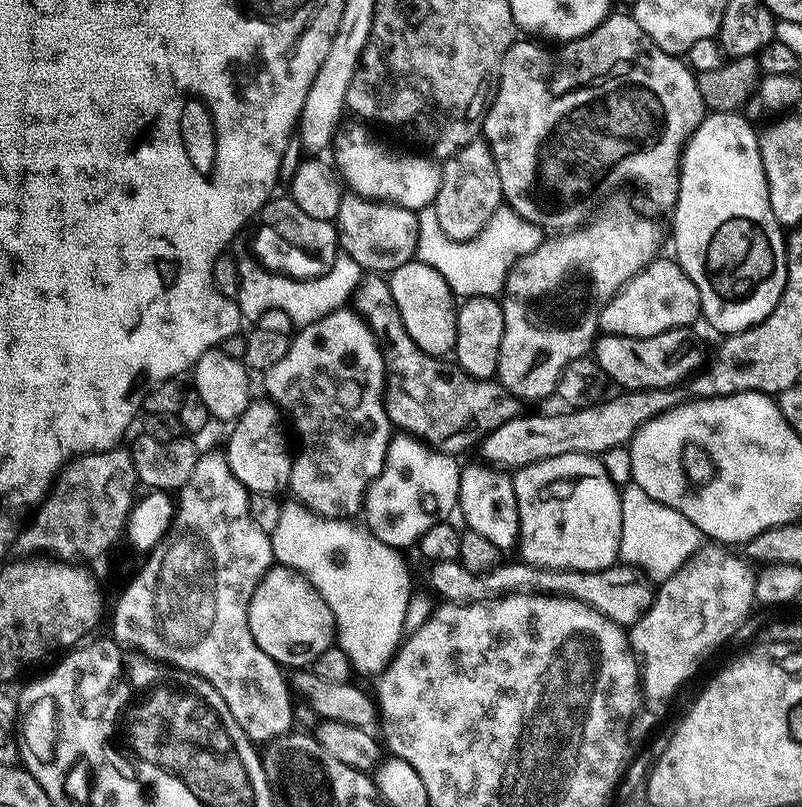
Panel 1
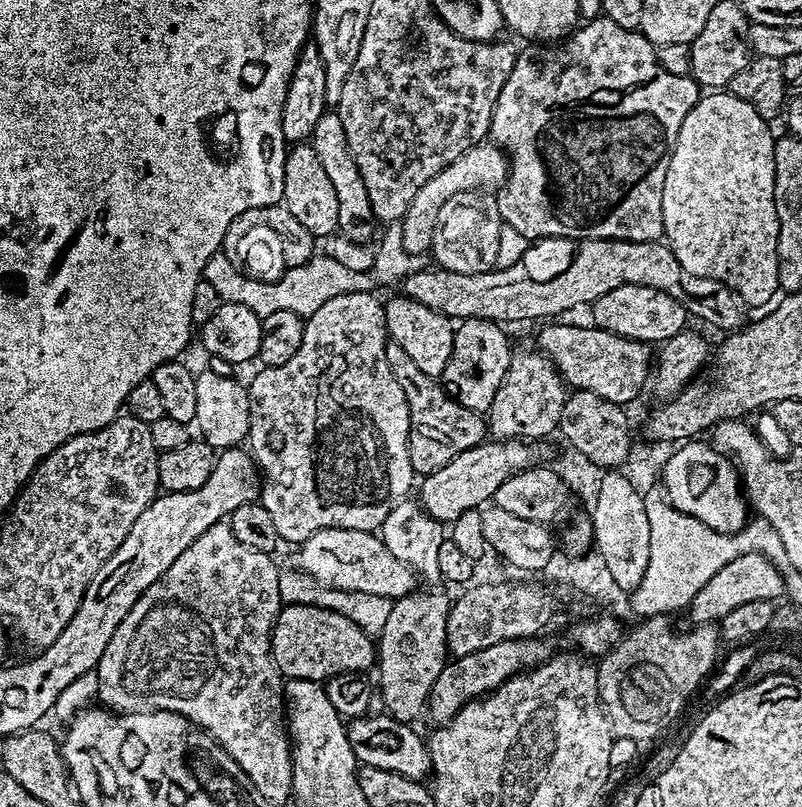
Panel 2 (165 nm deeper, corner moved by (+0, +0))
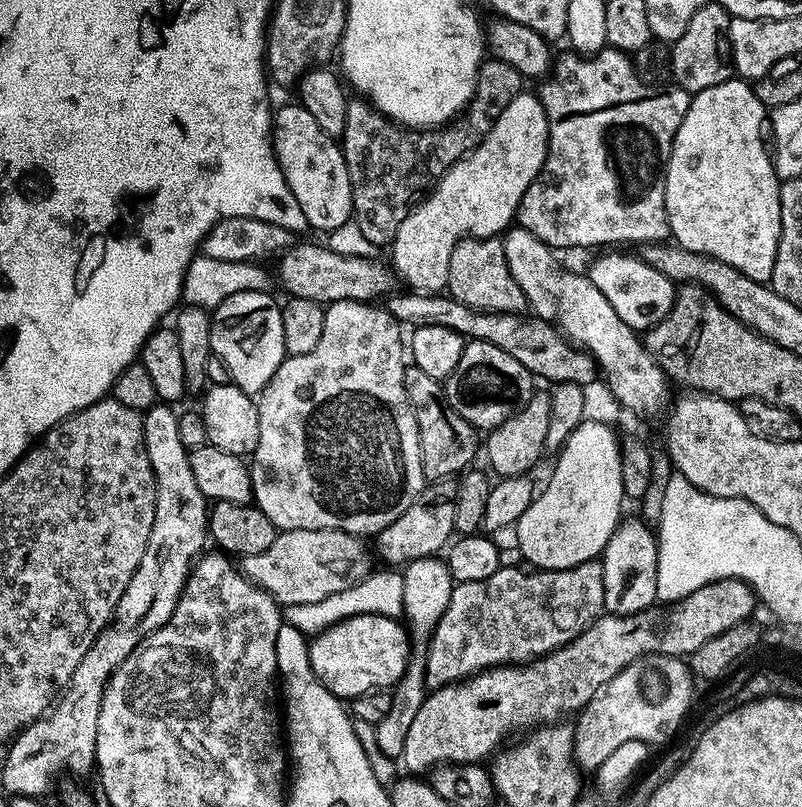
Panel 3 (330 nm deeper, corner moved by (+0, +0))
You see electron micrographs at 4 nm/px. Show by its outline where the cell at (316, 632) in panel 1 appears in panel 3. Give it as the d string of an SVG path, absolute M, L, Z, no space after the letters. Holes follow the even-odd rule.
M351 616L315 633L308 645L310 666L320 684L338 698L357 698L392 690L409 669L409 635L391 616Z

